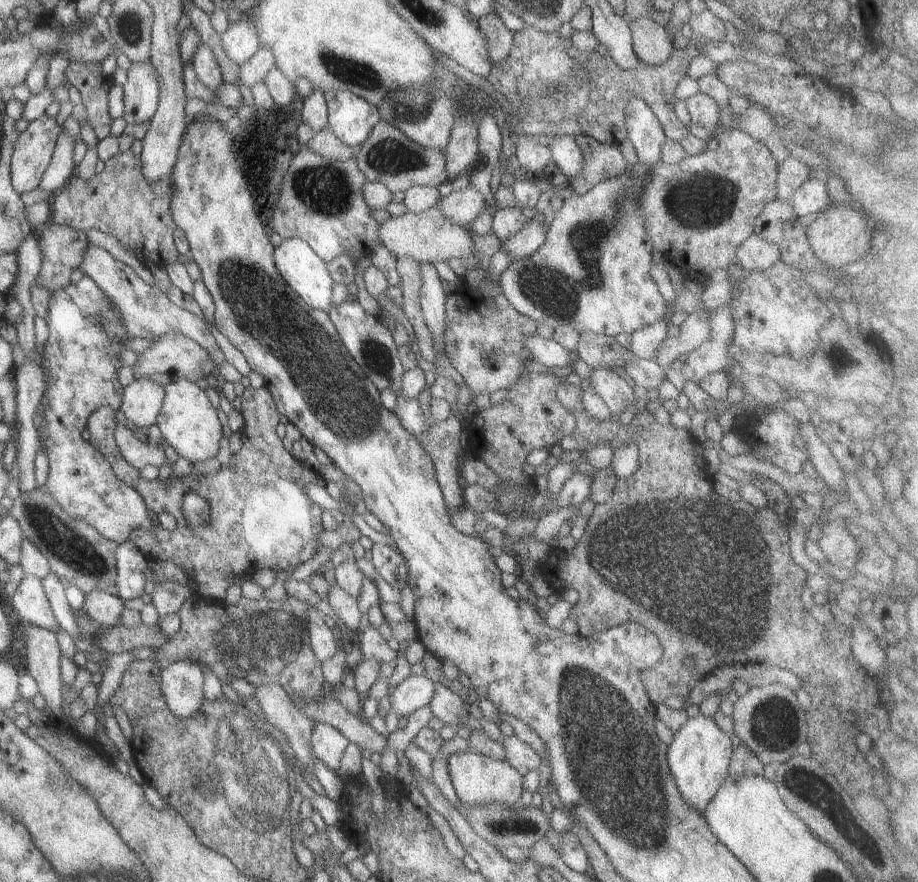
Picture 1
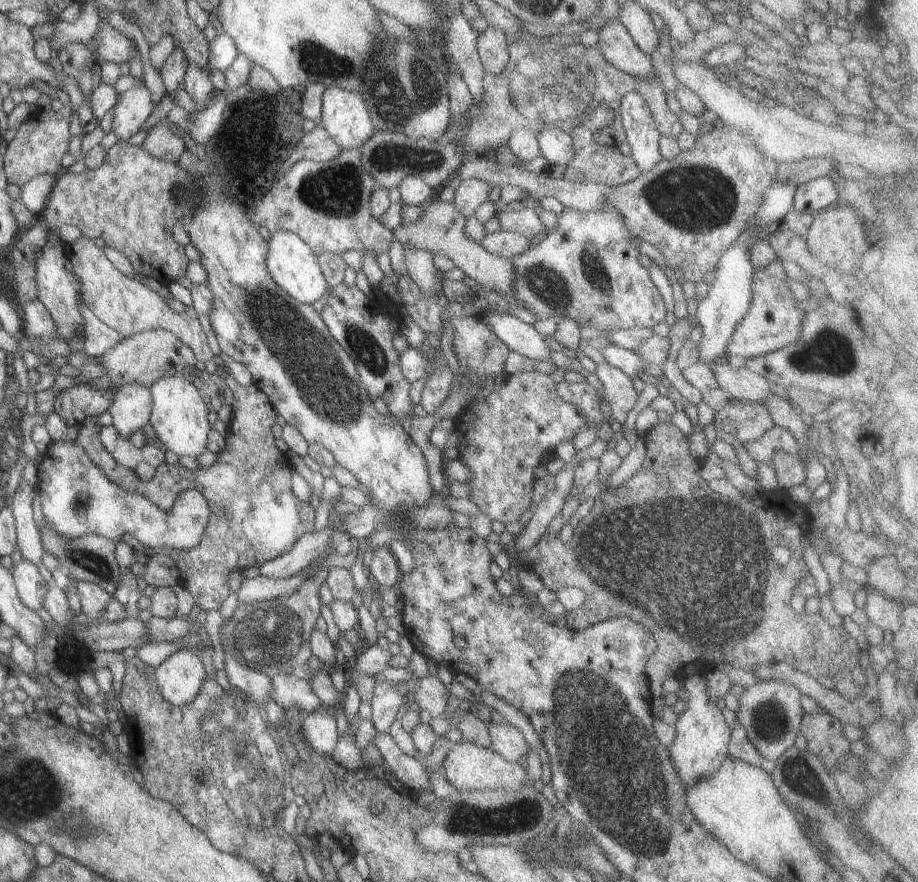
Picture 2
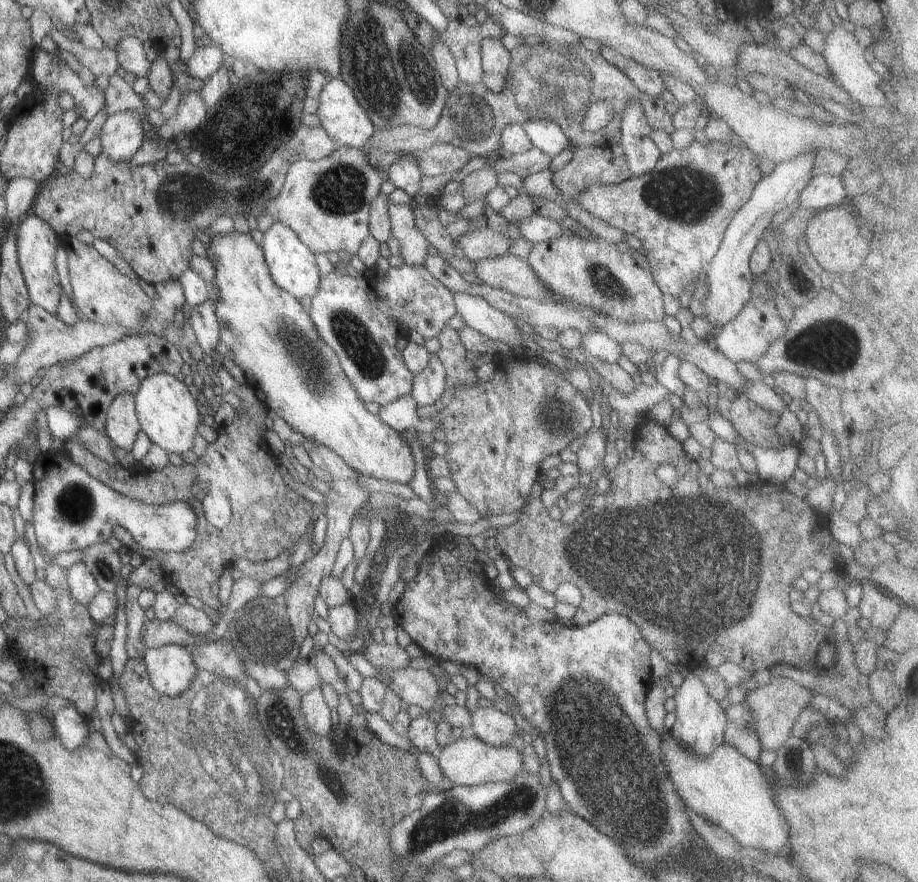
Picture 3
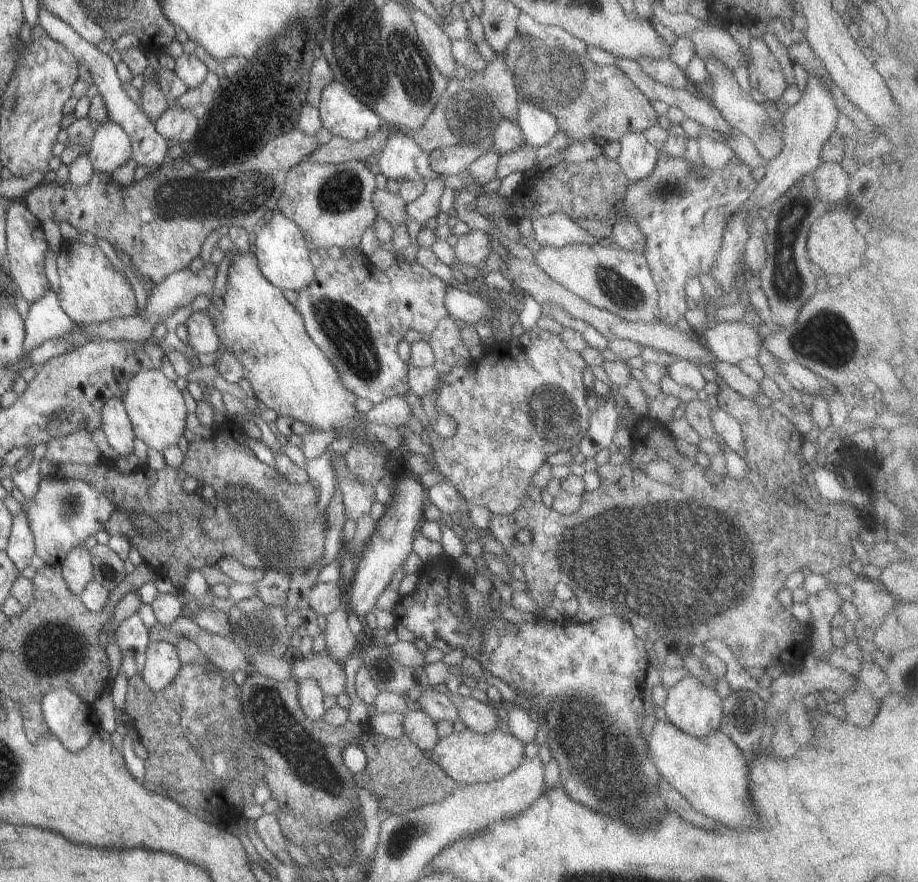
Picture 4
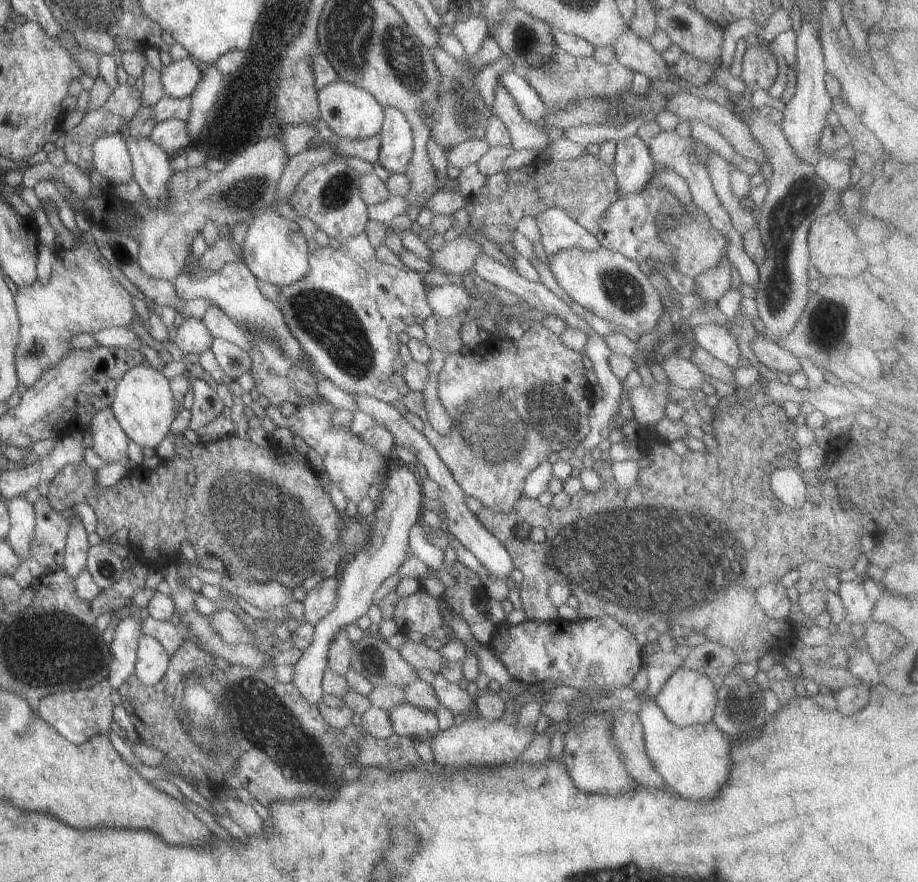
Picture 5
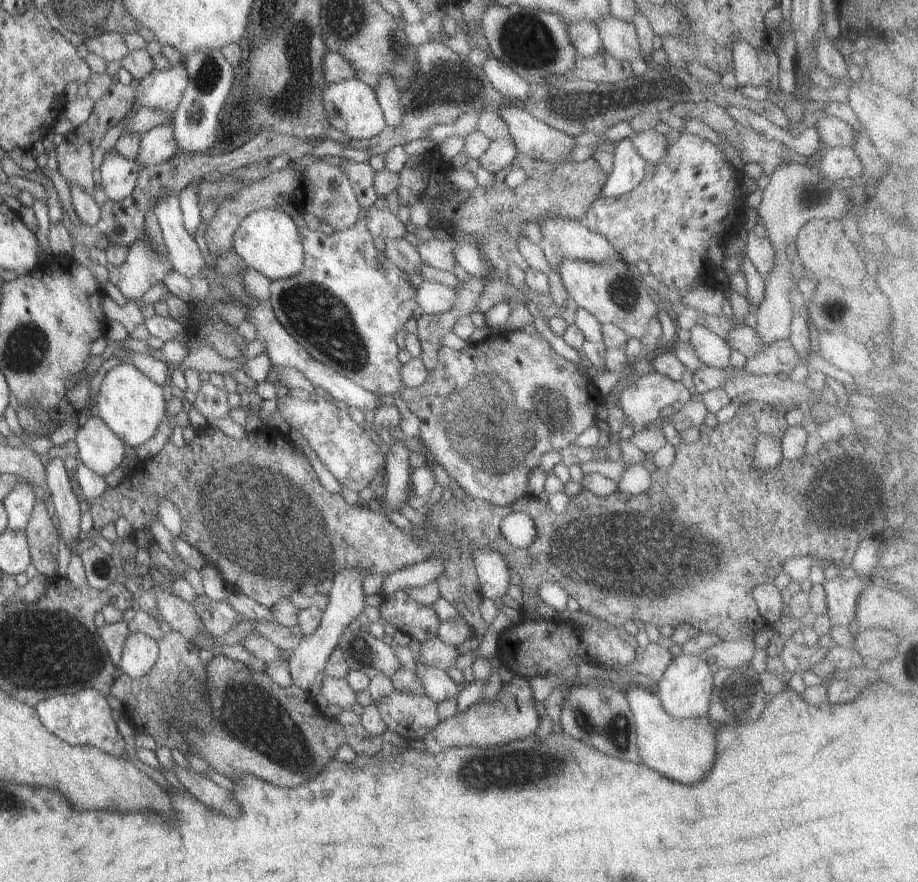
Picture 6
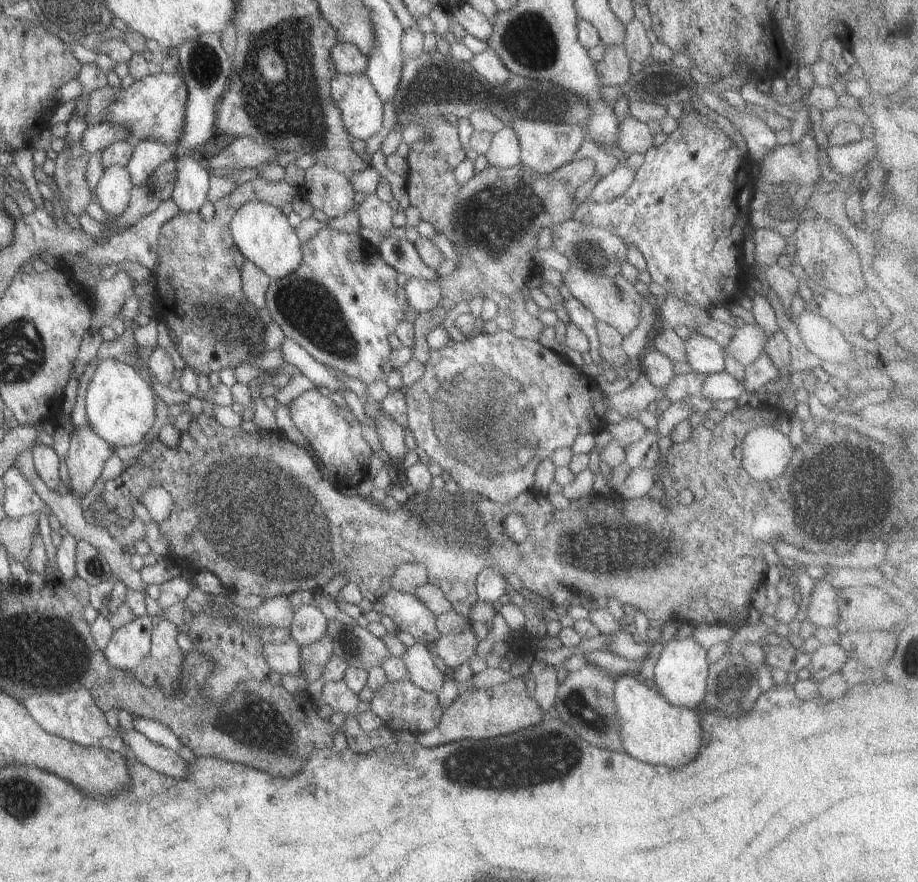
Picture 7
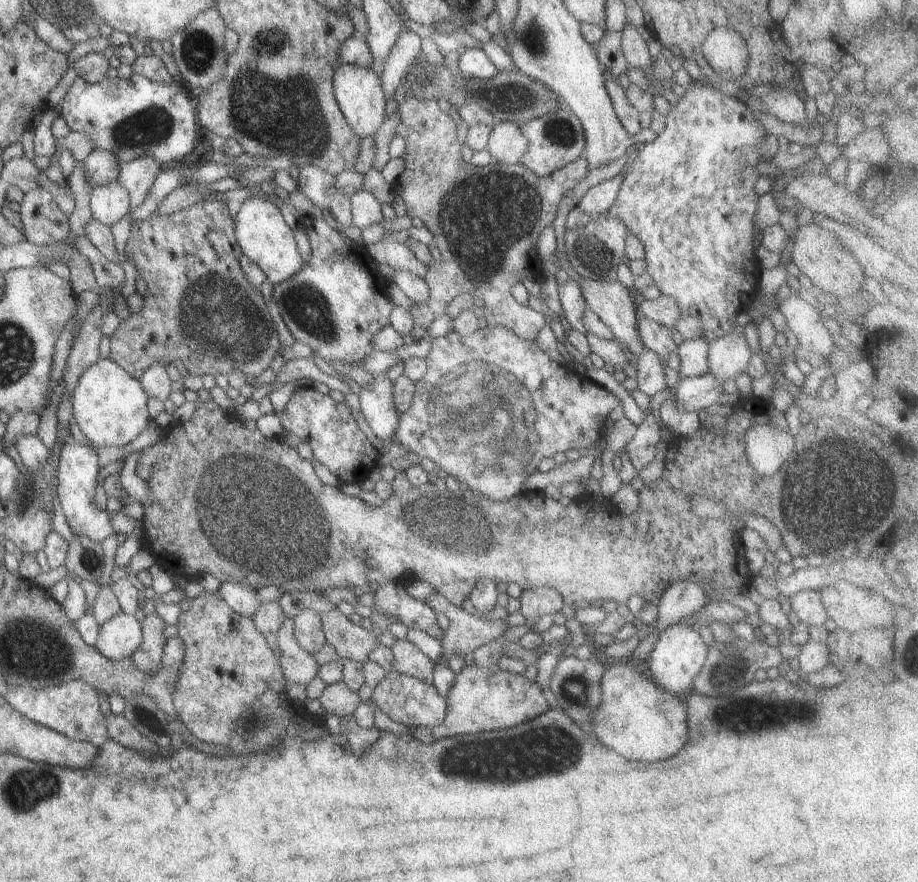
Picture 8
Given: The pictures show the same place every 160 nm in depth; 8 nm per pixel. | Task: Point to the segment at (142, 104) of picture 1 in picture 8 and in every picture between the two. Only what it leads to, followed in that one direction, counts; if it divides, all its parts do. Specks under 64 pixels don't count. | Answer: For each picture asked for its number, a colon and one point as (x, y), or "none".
2: (134, 106)
3: (120, 136)
4: (109, 148)
5: (110, 158)
6: (116, 174)
7: (112, 189)
8: (108, 202)

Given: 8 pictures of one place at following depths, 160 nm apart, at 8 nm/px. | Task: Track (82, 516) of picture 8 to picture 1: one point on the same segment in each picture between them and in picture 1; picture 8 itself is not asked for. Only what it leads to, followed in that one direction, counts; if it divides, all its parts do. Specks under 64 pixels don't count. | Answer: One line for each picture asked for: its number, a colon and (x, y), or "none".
1: (141, 400)
2: (129, 410)
3: (120, 425)
4: (114, 424)
5: (108, 442)
6: (98, 449)
7: (86, 454)

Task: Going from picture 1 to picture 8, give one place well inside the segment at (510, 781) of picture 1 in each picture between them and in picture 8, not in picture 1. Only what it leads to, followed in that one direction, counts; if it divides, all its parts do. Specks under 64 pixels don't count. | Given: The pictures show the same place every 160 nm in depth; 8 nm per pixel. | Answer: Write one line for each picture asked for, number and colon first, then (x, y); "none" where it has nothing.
2: (467, 767)
3: (466, 761)
4: (466, 757)
5: (477, 741)
6: (510, 716)
7: (476, 714)
8: (480, 699)

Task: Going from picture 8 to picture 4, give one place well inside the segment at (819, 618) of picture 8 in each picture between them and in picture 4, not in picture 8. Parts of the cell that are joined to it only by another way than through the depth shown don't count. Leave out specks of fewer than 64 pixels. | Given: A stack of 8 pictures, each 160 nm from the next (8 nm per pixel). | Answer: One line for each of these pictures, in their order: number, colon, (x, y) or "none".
4: (873, 603)
5: (857, 596)
6: (841, 593)
7: (822, 612)

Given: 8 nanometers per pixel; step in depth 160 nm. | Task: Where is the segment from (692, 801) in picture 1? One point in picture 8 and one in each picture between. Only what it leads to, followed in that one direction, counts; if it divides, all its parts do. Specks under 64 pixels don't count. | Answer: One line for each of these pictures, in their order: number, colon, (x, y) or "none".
2: (701, 736)
3: (699, 721)
4: (693, 708)
5: (687, 698)
6: (684, 688)
7: (679, 675)
8: (678, 653)

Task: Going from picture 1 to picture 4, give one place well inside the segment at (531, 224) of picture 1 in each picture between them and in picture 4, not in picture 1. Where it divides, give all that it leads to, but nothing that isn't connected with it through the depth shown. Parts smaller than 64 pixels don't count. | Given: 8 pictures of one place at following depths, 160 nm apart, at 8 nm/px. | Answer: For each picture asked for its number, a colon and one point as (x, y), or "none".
2: (506, 244)
3: (483, 243)
4: (471, 249)

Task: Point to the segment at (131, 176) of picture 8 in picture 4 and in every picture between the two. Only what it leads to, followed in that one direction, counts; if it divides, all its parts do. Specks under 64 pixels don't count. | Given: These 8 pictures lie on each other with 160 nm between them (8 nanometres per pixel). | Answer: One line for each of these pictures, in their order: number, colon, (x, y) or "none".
4: (175, 126)
5: (170, 135)
6: (157, 144)
7: (147, 154)

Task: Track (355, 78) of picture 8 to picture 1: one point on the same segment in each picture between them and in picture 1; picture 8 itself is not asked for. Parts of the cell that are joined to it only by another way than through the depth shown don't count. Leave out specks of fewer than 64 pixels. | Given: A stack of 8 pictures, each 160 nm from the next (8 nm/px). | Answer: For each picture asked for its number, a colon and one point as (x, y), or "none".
1: (350, 118)
2: (344, 117)
3: (345, 123)
4: (342, 114)
5: (351, 113)
6: (350, 106)
7: (360, 109)

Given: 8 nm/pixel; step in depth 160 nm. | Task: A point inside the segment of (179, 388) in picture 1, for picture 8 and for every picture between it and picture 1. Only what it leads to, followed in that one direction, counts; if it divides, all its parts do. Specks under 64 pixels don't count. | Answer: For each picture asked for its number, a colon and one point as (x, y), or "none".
2: (180, 420)
3: (166, 414)
4: (155, 409)
5: (142, 404)
6: (131, 406)
7: (119, 407)
8: (108, 405)

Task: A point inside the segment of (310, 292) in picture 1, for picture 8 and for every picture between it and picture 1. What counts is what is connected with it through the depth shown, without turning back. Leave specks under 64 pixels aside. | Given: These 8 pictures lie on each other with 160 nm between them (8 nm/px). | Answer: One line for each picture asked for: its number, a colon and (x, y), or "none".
2: (294, 269)
3: (291, 266)
4: (279, 249)
5: (273, 249)
6: (266, 240)
7: (260, 231)
8: (261, 234)

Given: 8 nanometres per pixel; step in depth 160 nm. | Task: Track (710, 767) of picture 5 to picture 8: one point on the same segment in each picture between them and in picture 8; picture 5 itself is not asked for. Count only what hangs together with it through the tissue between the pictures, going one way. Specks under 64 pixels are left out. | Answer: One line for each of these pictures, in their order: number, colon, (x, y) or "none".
6: (682, 750)
7: (652, 731)
8: (635, 718)

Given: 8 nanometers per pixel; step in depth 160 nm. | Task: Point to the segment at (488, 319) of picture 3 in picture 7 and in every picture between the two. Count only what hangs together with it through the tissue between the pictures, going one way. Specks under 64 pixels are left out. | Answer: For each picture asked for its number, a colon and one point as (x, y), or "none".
4: (467, 306)
5: (448, 300)
6: (432, 297)
7: (421, 295)

